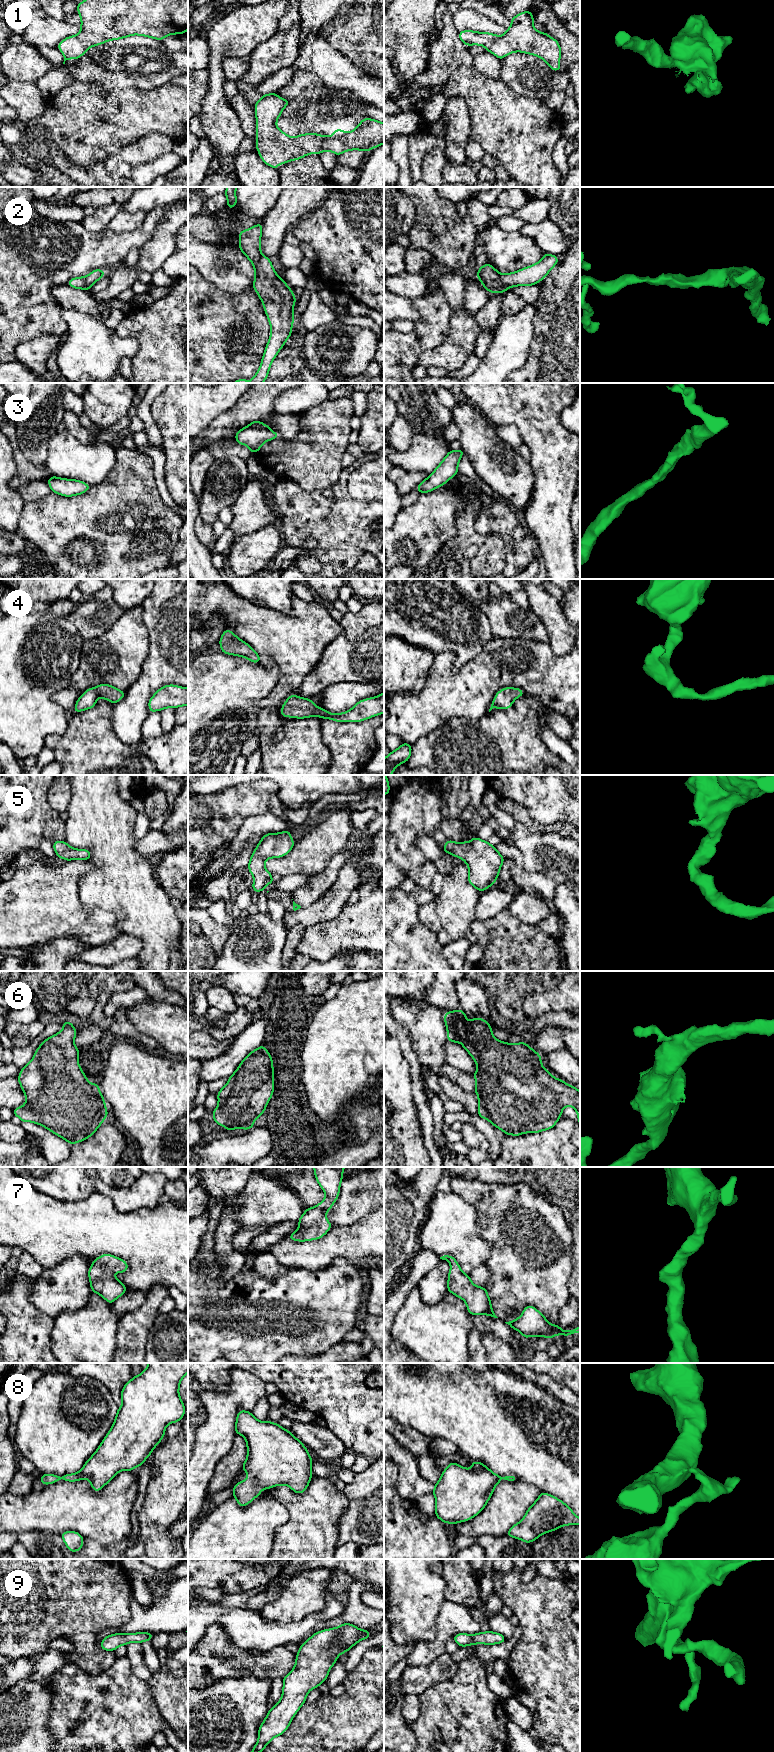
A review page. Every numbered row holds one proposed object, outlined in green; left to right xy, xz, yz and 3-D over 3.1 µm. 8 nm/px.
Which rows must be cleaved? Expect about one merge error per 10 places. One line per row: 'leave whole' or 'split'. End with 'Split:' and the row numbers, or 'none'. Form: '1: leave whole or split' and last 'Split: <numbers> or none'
1: leave whole
2: leave whole
3: leave whole
4: leave whole
5: leave whole
6: leave whole
7: leave whole
8: leave whole
9: leave whole
Split: none

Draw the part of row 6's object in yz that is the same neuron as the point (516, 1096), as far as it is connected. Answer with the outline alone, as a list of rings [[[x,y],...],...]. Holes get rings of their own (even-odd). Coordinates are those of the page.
[[[460,1008],[451,1012],[444,1012],[444,1022],[447,1028],[447,1040],[456,1042],[474,1059],[478,1070],[473,1073],[476,1080],[474,1092],[478,1095],[478,1115],[488,1120],[504,1134],[519,1136],[523,1133],[538,1133],[551,1129],[562,1116],[562,1110],[566,1106],[573,1107],[578,1116],[580,1125],[580,1091],[559,1078],[554,1078],[549,1070],[545,1070],[541,1055],[528,1046],[519,1042],[510,1044],[501,1042],[492,1034],[492,1027],[483,1018],[472,1017],[472,1021],[466,1021],[469,1017]]]

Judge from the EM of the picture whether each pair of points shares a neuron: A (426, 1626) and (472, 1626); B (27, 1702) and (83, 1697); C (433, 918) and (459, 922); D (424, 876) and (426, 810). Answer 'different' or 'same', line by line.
A: different
B: different
C: different
D: same

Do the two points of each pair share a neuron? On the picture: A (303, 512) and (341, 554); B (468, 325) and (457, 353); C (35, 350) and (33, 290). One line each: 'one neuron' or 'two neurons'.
A: one neuron
B: one neuron
C: two neurons

